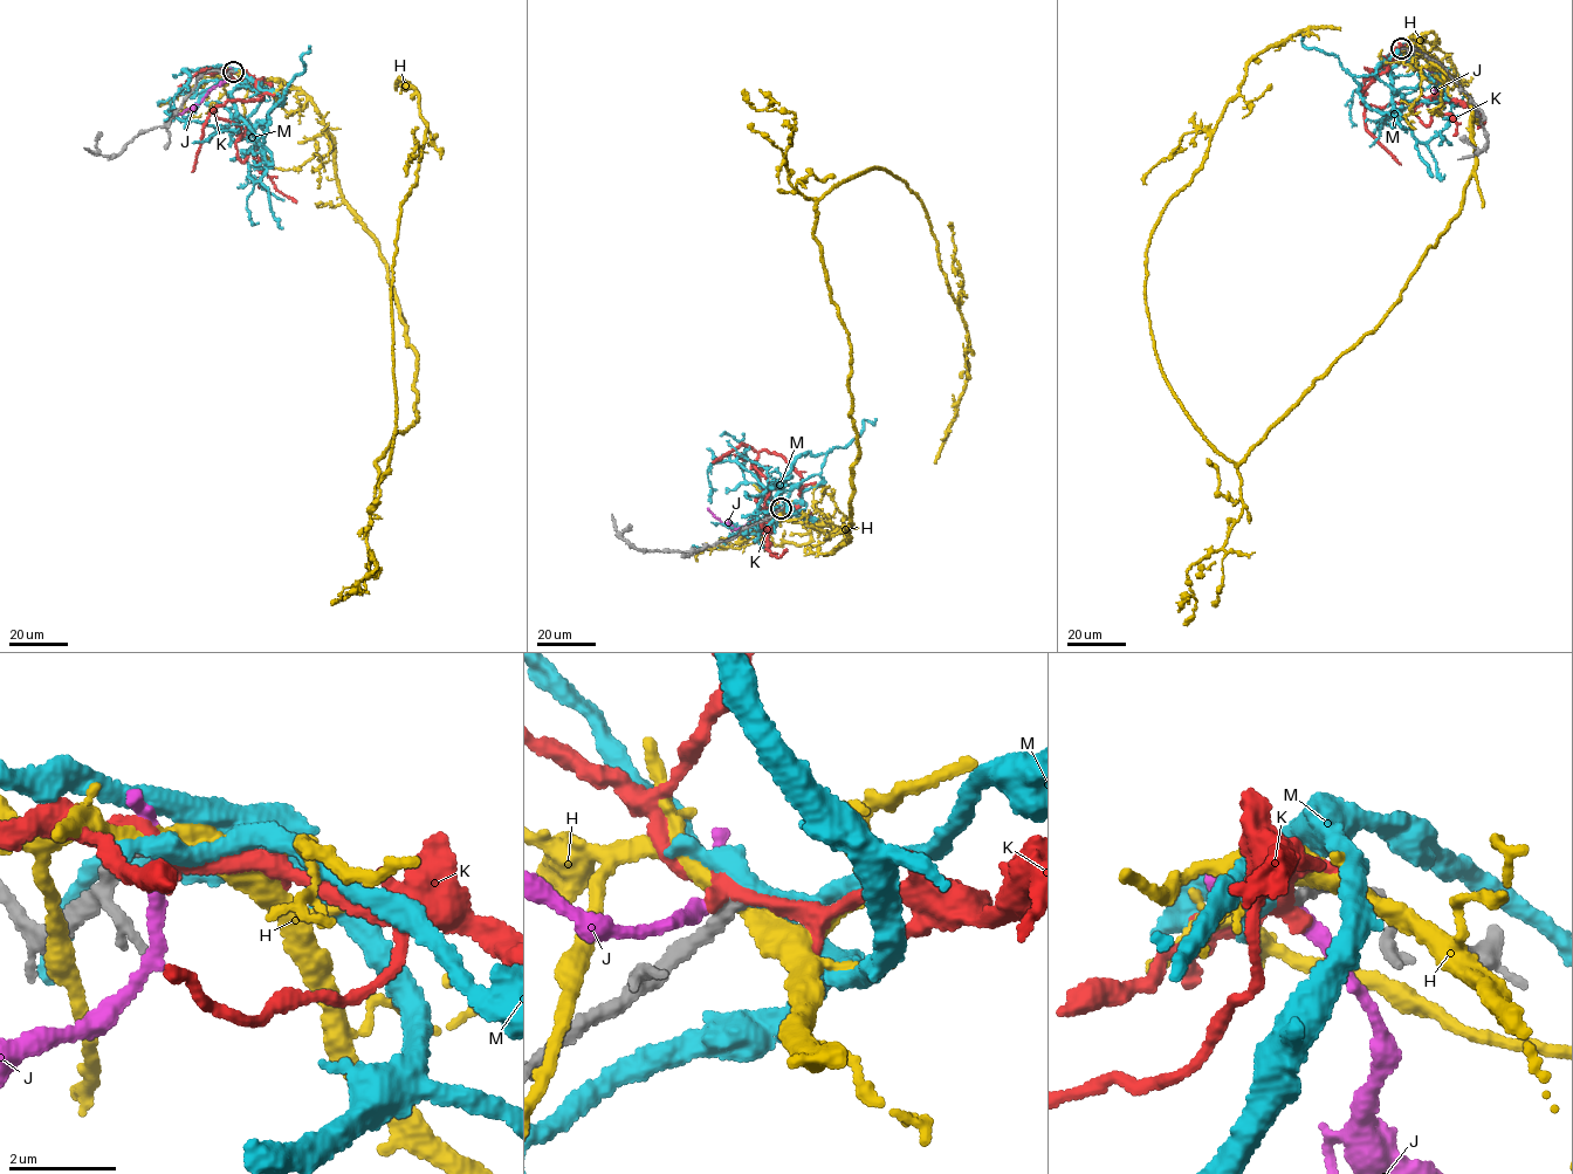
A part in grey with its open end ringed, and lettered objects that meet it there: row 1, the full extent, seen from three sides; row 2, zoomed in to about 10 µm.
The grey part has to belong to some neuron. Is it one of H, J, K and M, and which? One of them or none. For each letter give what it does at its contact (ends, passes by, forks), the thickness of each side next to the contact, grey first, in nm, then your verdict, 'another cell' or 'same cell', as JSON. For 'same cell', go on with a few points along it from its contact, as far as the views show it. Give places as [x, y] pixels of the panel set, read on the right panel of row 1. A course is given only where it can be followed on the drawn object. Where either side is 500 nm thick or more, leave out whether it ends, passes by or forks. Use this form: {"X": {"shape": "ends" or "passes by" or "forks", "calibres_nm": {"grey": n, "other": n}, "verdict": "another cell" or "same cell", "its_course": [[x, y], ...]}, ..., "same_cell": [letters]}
{"H": {"shape": "passes by", "calibres_nm": {"grey": 300, "other": 360}, "verdict": "another cell"}, "J": {"shape": "passes by", "calibres_nm": {"grey": 320, "other": 240}, "verdict": "another cell"}, "K": {"shape": "passes by", "calibres_nm": {"grey": 280, "other": 320}, "verdict": "another cell"}, "M": {"shape": "forks", "calibres_nm": {"grey": 280, "other": 240}, "verdict": "same cell", "its_course": [[1402, 48], [1381, 61], [1374, 75], [1402, 98], [1442, 101], [1447, 96], [1438, 69], [1444, 76]]}, "same_cell": ["M"]}

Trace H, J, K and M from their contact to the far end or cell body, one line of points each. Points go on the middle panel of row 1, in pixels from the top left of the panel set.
H: (781, 508), (850, 541), (849, 342), (812, 234), (869, 170), (919, 197), (967, 330), (934, 462)
J: (780, 508), (762, 509), (737, 529), (723, 524), (707, 507)
K: (781, 508), (801, 505), (801, 476), (762, 451), (766, 549), (787, 549)
M: (781, 508), (792, 505), (804, 489), (823, 479), (812, 475), (777, 493), (771, 507), (774, 531), (739, 535)

